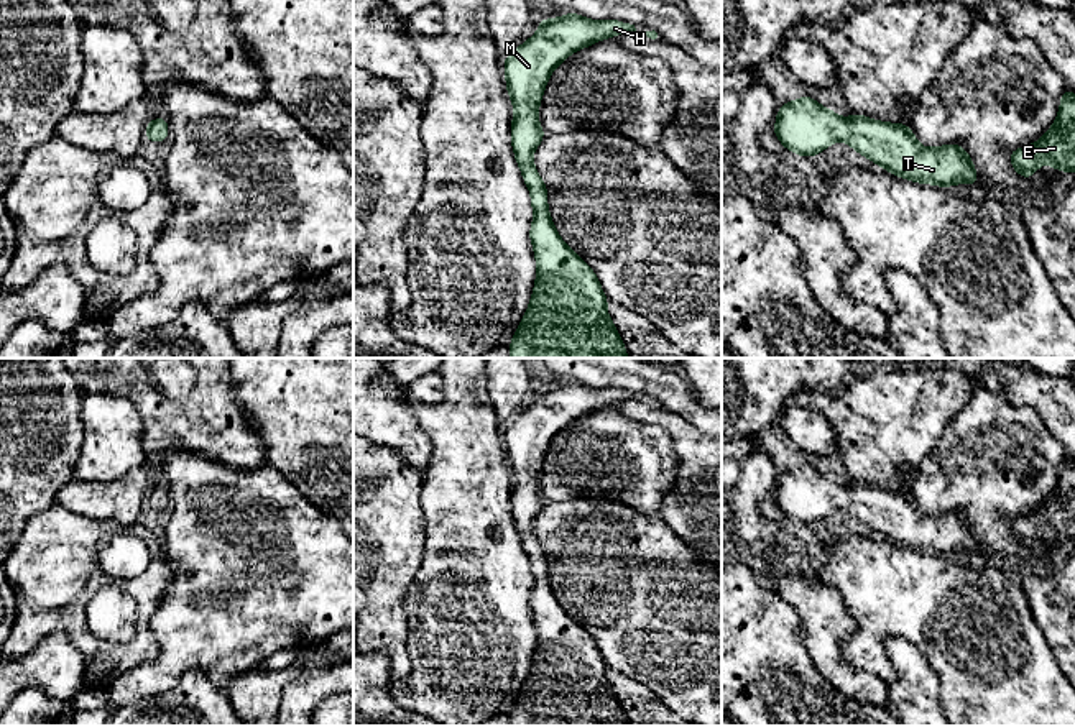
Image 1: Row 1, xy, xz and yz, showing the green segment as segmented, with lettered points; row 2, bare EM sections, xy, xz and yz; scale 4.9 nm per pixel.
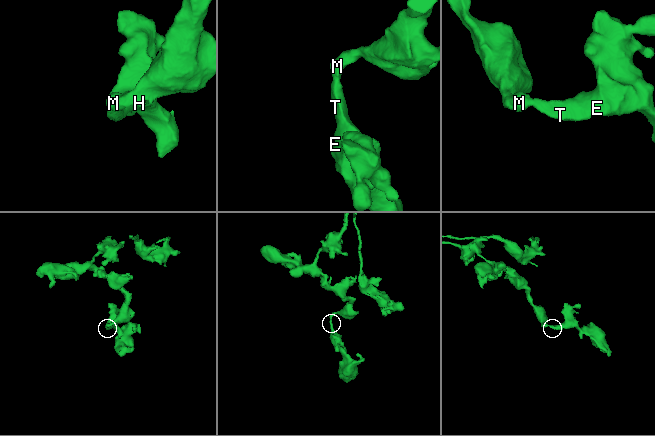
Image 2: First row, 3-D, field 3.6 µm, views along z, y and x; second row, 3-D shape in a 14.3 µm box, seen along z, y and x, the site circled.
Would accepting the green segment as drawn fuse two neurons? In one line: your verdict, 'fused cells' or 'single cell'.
single cell

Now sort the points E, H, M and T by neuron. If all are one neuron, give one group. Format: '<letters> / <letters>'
E H M T

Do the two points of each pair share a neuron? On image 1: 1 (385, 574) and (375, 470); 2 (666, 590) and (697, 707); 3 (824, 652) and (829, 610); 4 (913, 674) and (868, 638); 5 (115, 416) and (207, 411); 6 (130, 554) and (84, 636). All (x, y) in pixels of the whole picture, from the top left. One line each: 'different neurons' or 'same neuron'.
1: same neuron
2: same neuron
3: same neuron
4: different neurons
5: different neurons
6: different neurons

